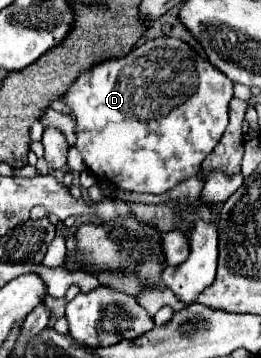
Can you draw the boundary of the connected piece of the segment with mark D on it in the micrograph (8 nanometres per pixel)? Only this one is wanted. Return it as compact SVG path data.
M155 38L155 40L147 40L145 44L131 50L129 56L125 56L123 60L107 60L107 62L99 64L97 68L91 68L89 72L79 76L71 84L69 92L61 100L67 102L73 108L73 114L75 114L75 120L77 120L77 144L75 146L81 152L87 168L93 170L93 174L101 182L115 184L123 190L133 190L133 192L163 194L163 192L171 190L173 186L177 186L181 180L201 172L201 162L215 148L215 144L219 142L219 138L223 136L223 132L227 128L227 120L229 120L227 106L229 106L231 98L233 98L233 80L229 80L223 72L219 72L207 60L203 60L195 50L191 50L191 46L185 46L185 42L181 42L177 38Z

